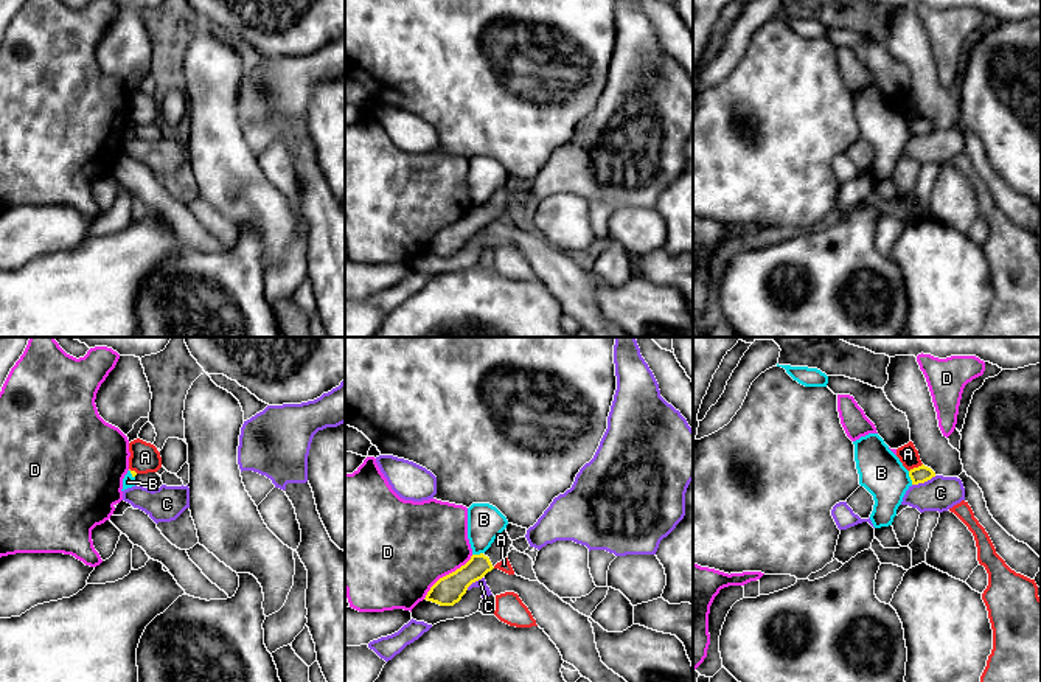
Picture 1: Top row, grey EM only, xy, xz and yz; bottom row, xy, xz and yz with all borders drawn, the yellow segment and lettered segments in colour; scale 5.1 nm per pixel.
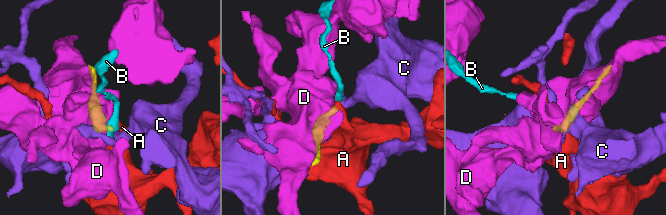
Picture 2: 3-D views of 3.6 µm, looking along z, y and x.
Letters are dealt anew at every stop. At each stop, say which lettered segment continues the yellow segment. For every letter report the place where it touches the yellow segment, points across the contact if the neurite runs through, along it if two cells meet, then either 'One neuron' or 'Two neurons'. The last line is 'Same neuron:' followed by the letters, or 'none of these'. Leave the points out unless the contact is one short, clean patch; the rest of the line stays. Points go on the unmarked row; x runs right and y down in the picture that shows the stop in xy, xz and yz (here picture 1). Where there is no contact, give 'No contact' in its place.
A: Touches yellow at yz (915, 120). Boundary: yz (922, 115), (909, 123). Two neurons
B: Touches yellow at yz (909, 128). Boundary: yz (908, 123), (912, 135). Two neurons
C: Touches yellow at yz (923, 134). Boundary: yz (936, 128), (912, 137). Two neurons
D: Touches yellow at xz (446, 227). Two neurons
Same neuron: none of these

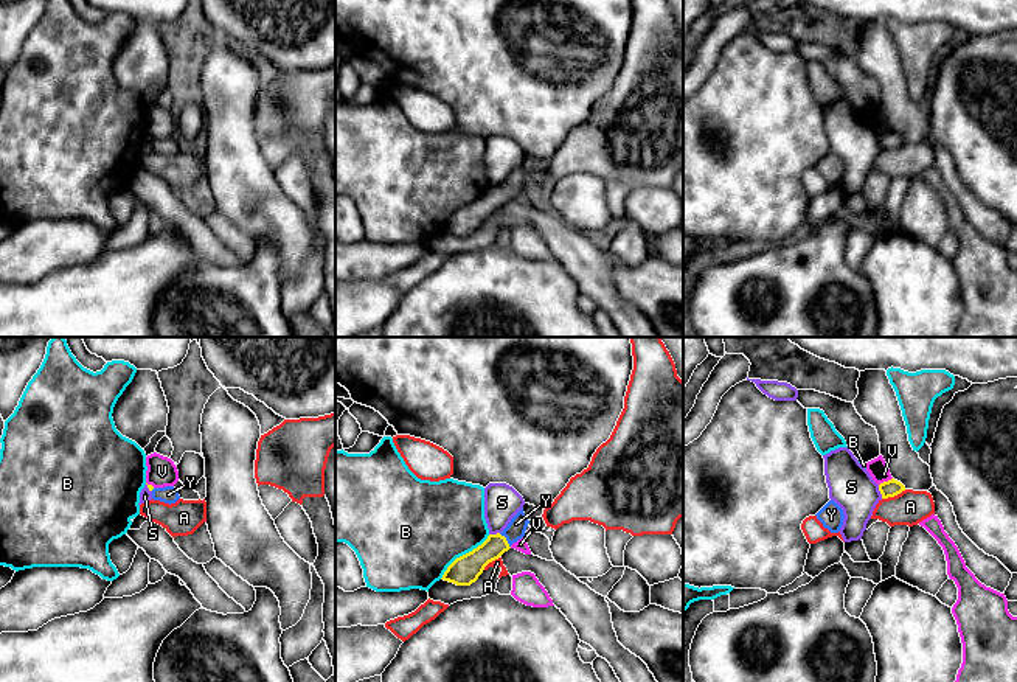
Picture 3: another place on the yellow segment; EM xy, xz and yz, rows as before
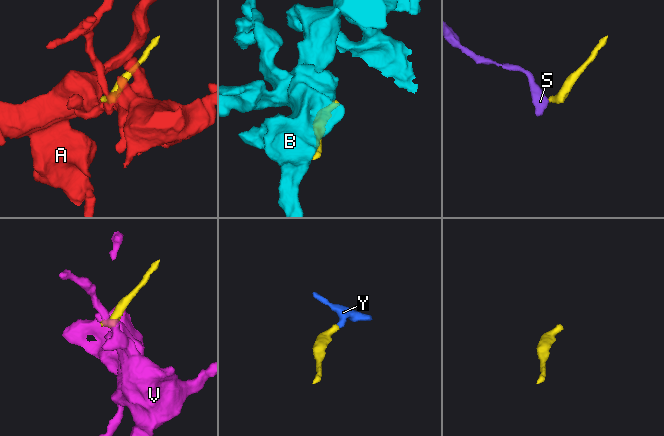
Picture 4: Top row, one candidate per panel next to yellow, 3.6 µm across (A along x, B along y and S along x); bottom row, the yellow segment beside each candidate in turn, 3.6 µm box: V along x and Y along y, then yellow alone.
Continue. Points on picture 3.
A: Touches yellow at yz (893, 148). Boundary: yz (905, 142), (882, 151). Two neurons
B: Touches yellow at xz (463, 207). Two neurons
S: Touches yellow at yz (879, 142). Boundary: yz (878, 137), (882, 149). Two neurons
V: Touches yellow at yz (885, 134). Boundary: yz (892, 129), (879, 137). Two neurons
Y: Touches yellow at xz (505, 191). Path across: xz (468, 219), (505, 191), (516, 180). One neuron
Same neuron: Y

